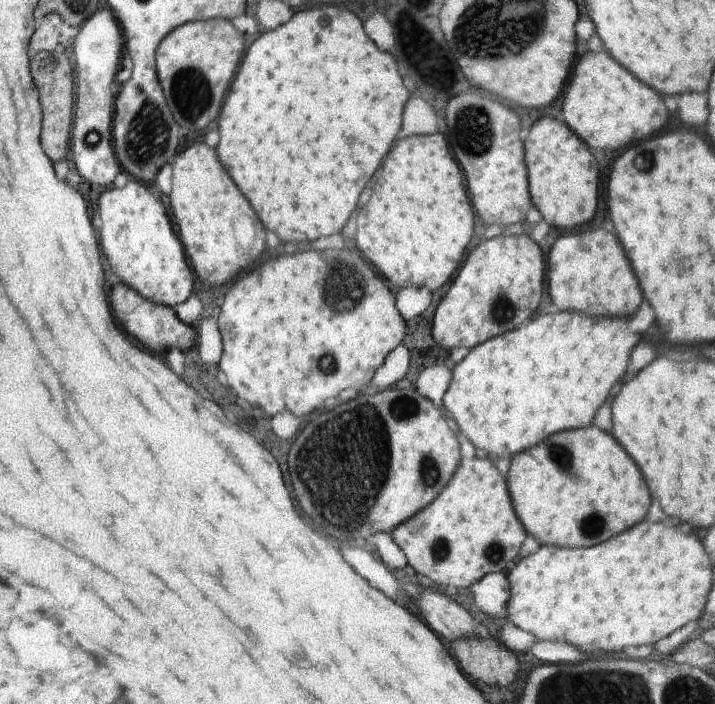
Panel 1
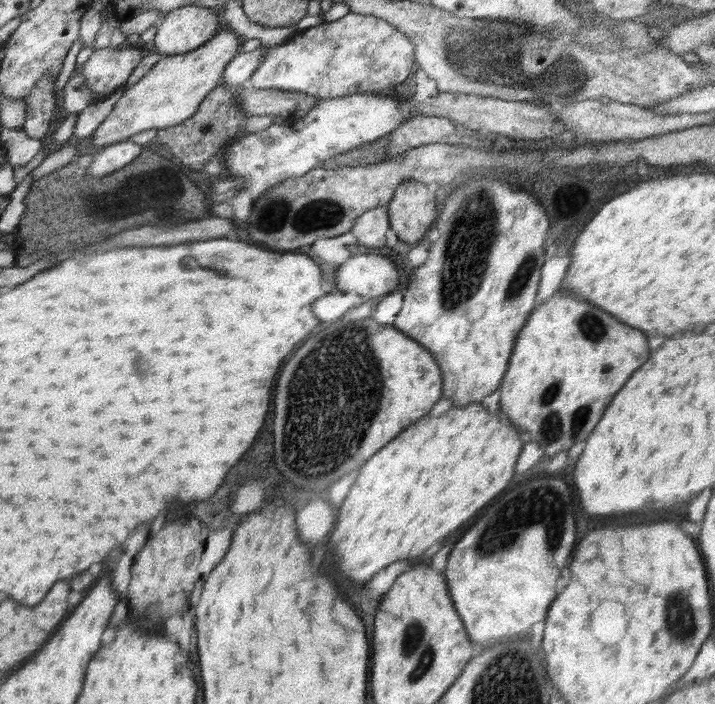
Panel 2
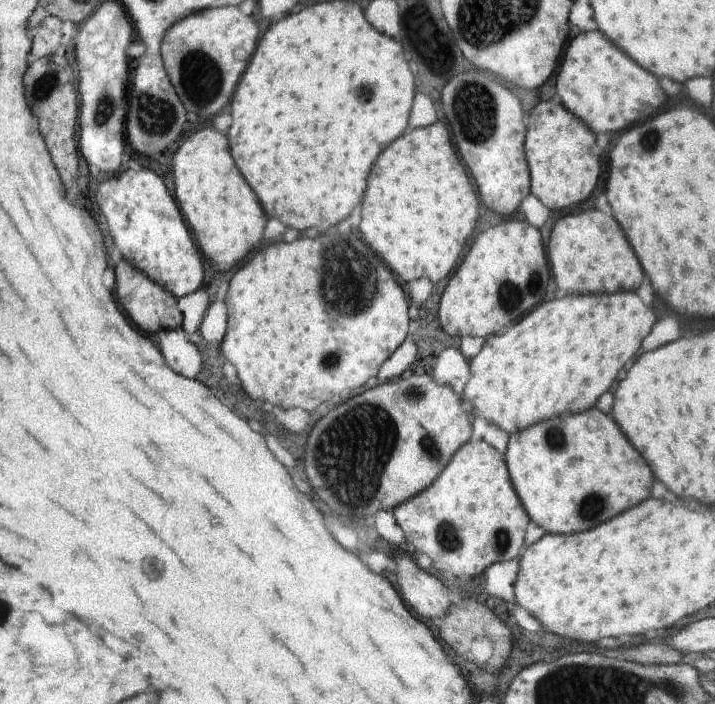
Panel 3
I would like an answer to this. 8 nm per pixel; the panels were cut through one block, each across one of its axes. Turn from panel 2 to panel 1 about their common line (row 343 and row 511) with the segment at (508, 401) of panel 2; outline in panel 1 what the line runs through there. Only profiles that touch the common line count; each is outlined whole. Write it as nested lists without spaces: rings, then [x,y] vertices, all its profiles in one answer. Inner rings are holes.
[[[596,425],[558,432],[511,458],[507,487],[518,520],[541,545],[592,548],[638,524],[652,504],[648,486],[624,448]]]

